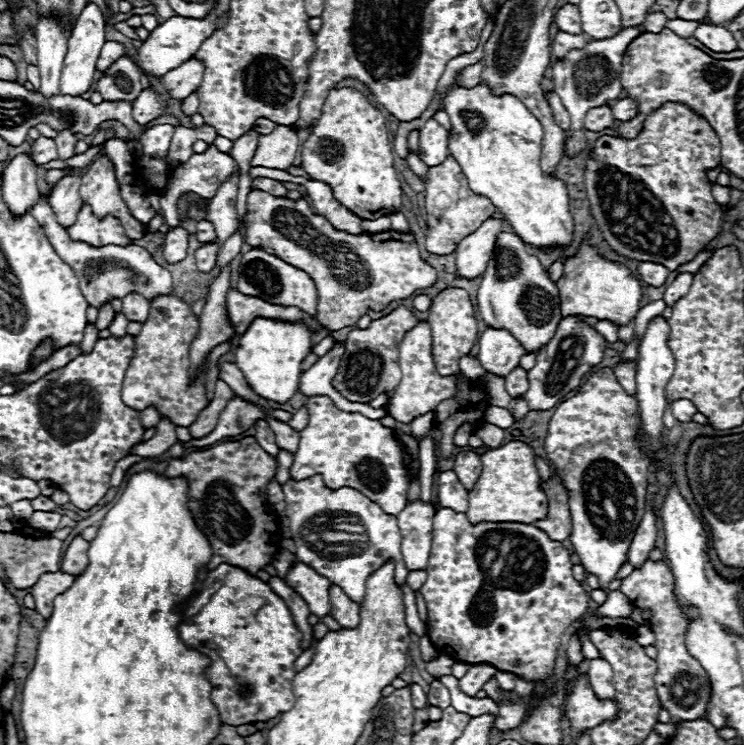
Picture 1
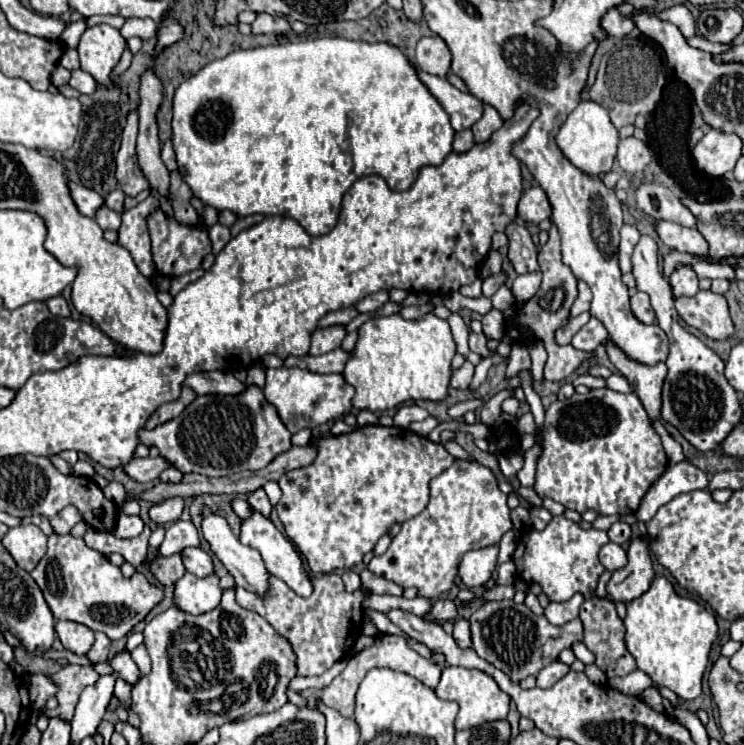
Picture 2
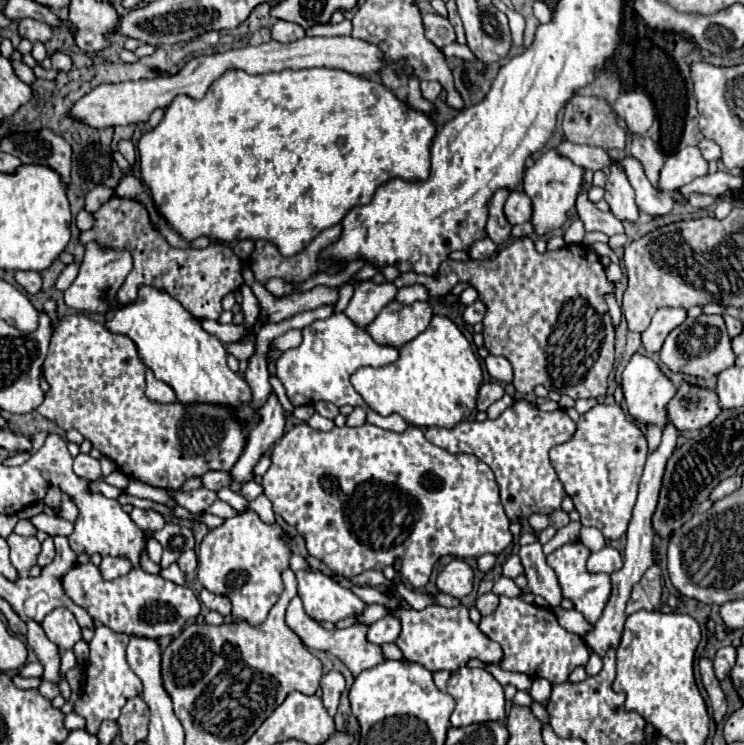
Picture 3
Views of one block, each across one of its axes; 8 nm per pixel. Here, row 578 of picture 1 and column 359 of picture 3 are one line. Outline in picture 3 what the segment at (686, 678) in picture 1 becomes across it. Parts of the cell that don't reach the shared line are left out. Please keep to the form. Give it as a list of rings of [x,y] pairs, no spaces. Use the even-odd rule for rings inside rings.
[[[296,596],[290,604],[288,604],[288,610],[286,610],[286,624],[300,636],[300,640],[308,646],[311,650],[324,650],[324,652],[330,652],[330,654],[336,654],[336,658],[340,658],[354,676],[358,676],[362,670],[368,670],[368,668],[374,668],[378,666],[380,662],[384,662],[384,654],[382,654],[382,648],[378,644],[372,644],[368,642],[366,638],[366,632],[368,632],[368,626],[364,624],[354,624],[350,628],[342,628],[342,630],[326,630],[322,628],[316,620],[312,620],[304,608],[302,608],[302,600]]]

